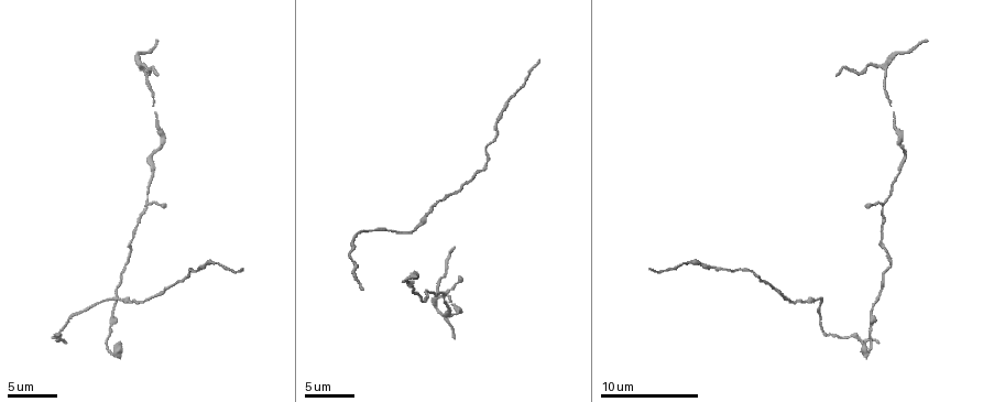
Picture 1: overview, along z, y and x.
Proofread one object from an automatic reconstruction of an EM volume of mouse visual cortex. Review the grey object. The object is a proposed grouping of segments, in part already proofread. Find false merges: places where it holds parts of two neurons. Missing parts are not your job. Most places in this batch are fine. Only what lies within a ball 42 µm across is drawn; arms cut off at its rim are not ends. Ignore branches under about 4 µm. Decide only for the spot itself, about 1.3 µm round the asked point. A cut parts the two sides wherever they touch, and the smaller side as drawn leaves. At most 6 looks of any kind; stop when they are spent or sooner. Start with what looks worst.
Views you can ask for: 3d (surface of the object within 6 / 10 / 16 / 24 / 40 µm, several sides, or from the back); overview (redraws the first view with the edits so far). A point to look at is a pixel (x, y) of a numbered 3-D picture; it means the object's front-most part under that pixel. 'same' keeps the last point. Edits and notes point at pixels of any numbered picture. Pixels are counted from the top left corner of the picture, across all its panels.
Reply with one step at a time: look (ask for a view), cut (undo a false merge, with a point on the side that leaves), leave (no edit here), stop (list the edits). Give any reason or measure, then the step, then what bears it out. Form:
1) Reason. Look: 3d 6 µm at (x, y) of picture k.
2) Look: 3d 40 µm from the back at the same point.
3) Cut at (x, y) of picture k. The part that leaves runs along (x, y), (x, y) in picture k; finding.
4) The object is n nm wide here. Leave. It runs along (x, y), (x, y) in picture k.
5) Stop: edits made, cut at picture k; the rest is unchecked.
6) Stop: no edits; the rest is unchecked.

Arms part here. Look: 3d 10 µm at (883, 64) of picture 1.

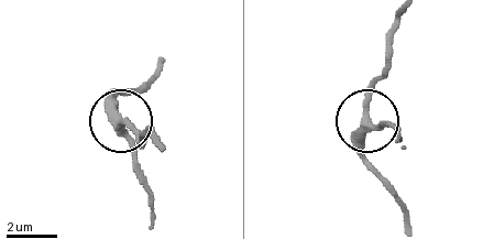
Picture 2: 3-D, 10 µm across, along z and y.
The object is 300 nm wide here. Leave. It runs along (154, 219), (132, 138), (116, 106), (122, 94) in picture 2; all the same neuron.

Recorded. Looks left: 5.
Thin neck. Look: 3d 10 µm at (148, 197) of picture 1.

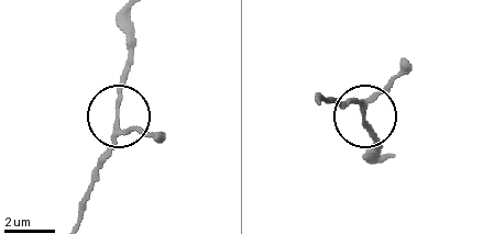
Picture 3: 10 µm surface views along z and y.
Leave. One neuron here.

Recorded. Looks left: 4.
Calibre changes. Look: 3d 6 µm at (162, 143) of picture 1.

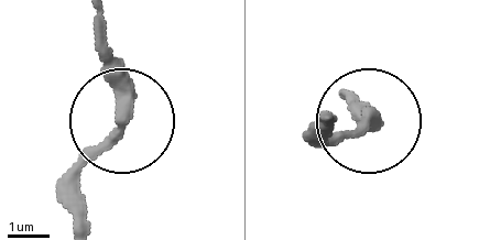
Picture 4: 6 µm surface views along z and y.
The object is 310 nm wide here. Leave. It runs along (76, 219), (80, 166), (119, 115), (97, 20) in picture 4; one neuron here.

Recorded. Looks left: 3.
Stop: no edits; the rest is unchecked.

